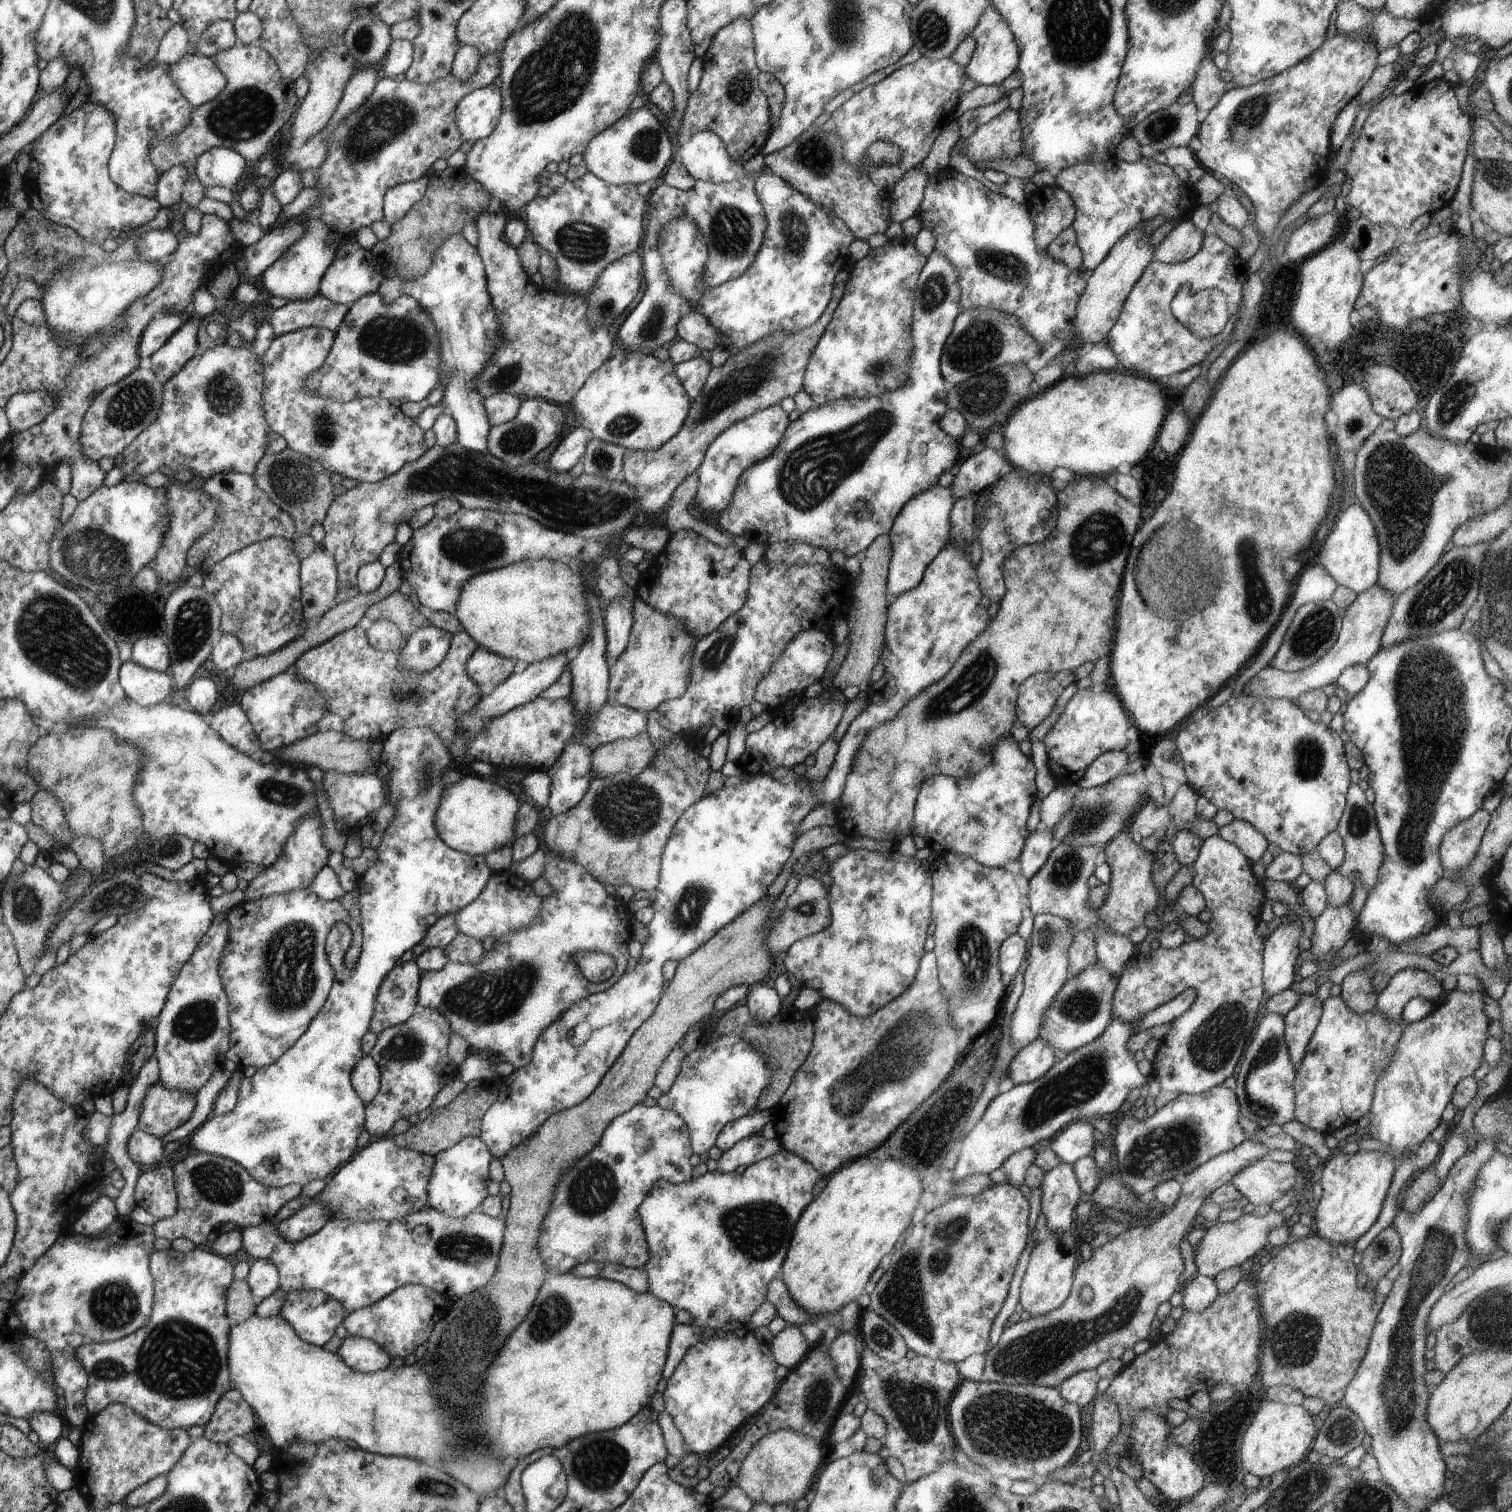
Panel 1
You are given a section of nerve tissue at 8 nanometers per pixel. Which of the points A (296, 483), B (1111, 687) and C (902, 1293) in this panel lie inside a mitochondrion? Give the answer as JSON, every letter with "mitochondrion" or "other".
{"A":"mitochondrion","B":"other","C":"mitochondrion"}

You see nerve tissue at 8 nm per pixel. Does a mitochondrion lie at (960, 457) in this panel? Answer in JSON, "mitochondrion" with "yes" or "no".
{"mitochondrion":"no"}

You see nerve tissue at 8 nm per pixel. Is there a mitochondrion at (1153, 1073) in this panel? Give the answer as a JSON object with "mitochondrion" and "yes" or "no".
{"mitochondrion":"no"}

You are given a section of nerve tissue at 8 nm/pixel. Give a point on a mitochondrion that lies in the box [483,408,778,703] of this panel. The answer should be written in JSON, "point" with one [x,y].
{"point":[714,657]}

